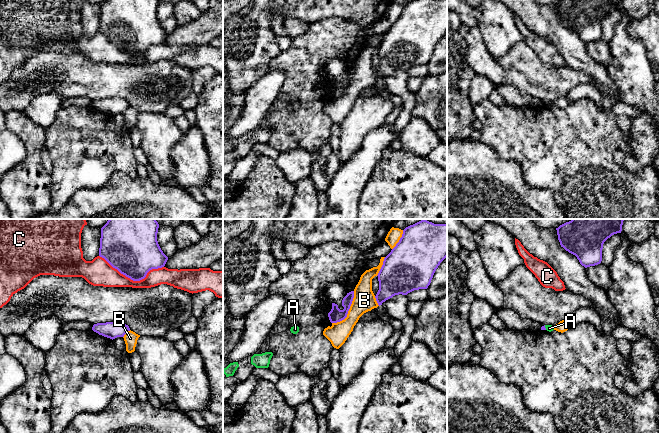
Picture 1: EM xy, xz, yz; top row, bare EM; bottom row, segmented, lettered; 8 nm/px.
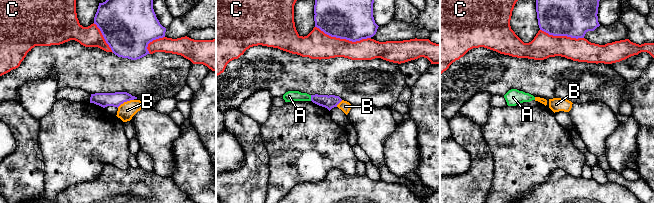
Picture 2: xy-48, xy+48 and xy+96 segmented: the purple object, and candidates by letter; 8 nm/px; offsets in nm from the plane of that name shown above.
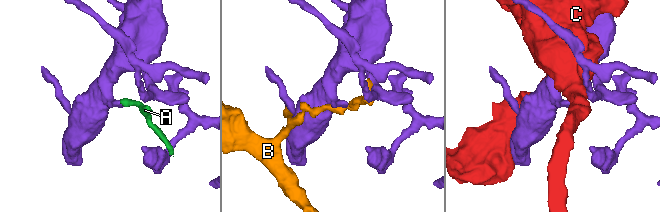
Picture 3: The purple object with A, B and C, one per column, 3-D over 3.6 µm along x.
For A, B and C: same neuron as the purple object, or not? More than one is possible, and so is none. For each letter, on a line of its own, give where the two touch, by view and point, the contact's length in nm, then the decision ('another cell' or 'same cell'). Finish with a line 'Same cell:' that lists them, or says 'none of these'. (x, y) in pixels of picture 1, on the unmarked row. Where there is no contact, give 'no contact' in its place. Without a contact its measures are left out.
A: yz (544, 103) | 40 nm | another cell
B: xz (348, 86) | 320 nm | another cell
C: xy (132, 55) | 550 nm | another cell
Same cell: none of these

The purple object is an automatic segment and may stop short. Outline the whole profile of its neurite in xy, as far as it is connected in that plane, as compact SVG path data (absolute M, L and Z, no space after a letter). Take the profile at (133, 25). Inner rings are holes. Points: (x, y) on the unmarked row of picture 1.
M105 0L101 4L99 32L133 57L144 55L152 45L165 42L168 33L158 17L159 0Z

